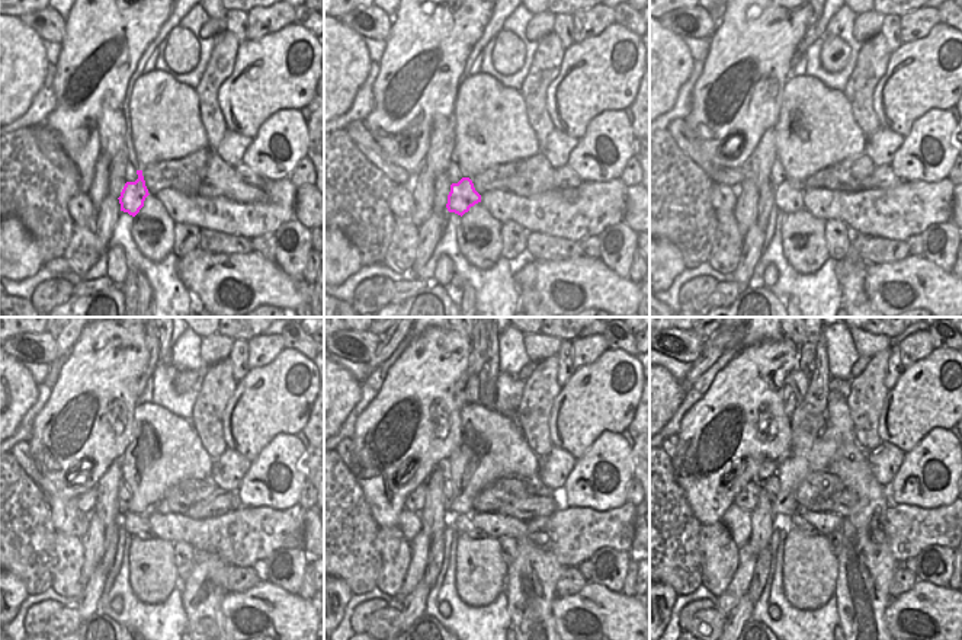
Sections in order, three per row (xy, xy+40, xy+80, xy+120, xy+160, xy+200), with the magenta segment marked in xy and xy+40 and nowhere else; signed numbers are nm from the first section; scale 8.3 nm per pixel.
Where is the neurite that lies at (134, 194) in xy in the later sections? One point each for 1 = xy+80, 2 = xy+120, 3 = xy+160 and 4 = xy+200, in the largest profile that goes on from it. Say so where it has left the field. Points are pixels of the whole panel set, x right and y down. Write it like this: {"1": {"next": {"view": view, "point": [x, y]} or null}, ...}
{"1": {"next": {"view": "xy+80", "point": [788, 197]}}, "2": {"next": {"view": "xy+120", "point": [137, 525]}}, "3": {"next": {"view": "xy+160", "point": [464, 524]}}, "4": {"next": {"view": "xy+200", "point": [798, 521]}}}

